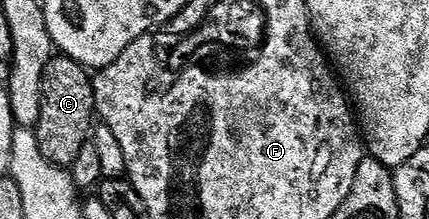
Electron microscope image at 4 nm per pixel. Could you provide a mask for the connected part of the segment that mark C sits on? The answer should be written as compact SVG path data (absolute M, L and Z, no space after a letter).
M64 54L54 55L44 69L44 102L41 105L40 118L33 129L41 154L60 168L70 169L78 159L83 144L90 139L93 130L91 120L96 115L97 107L92 79L86 67Z

